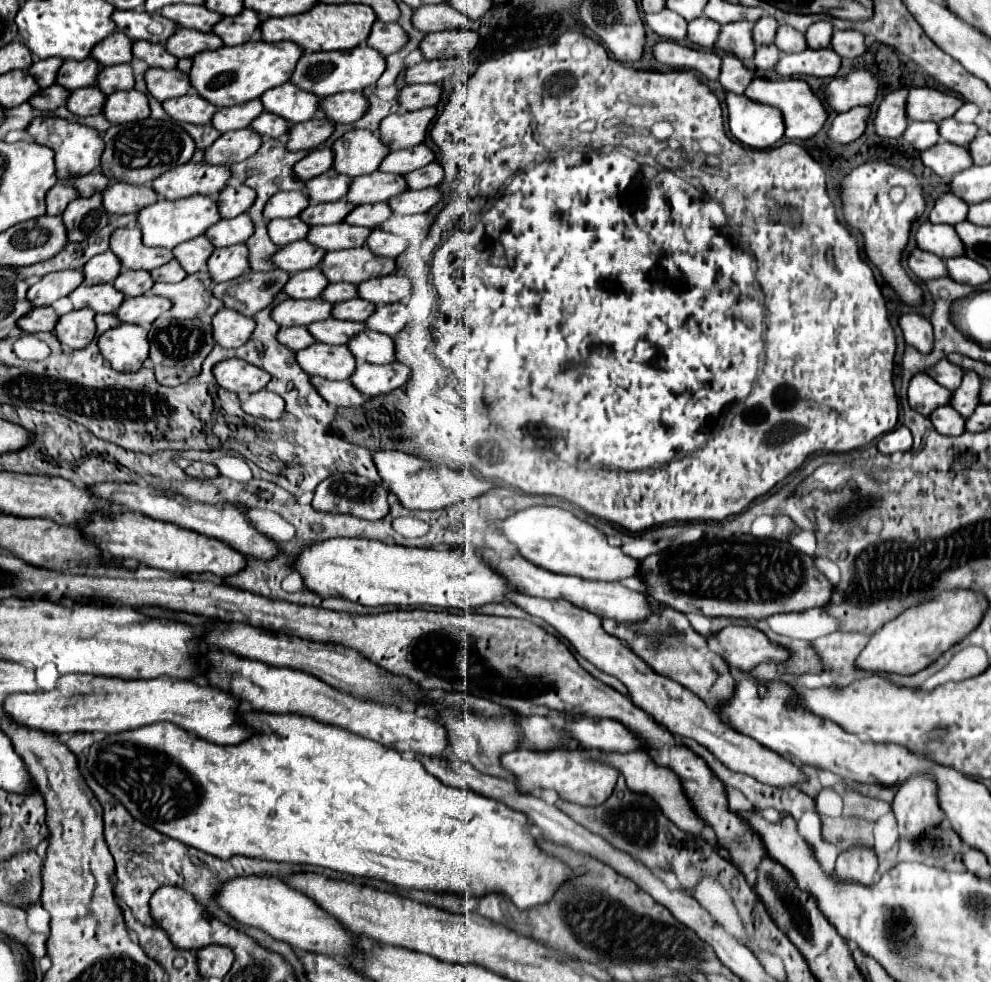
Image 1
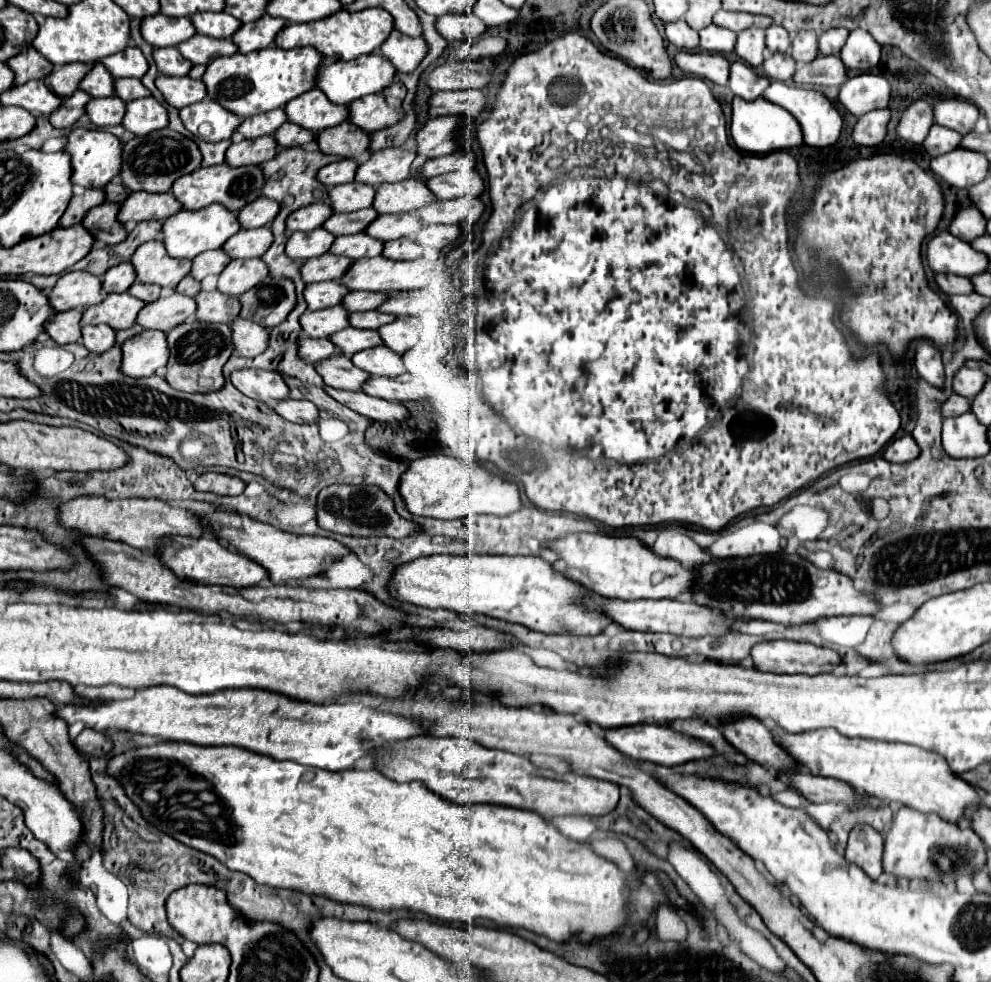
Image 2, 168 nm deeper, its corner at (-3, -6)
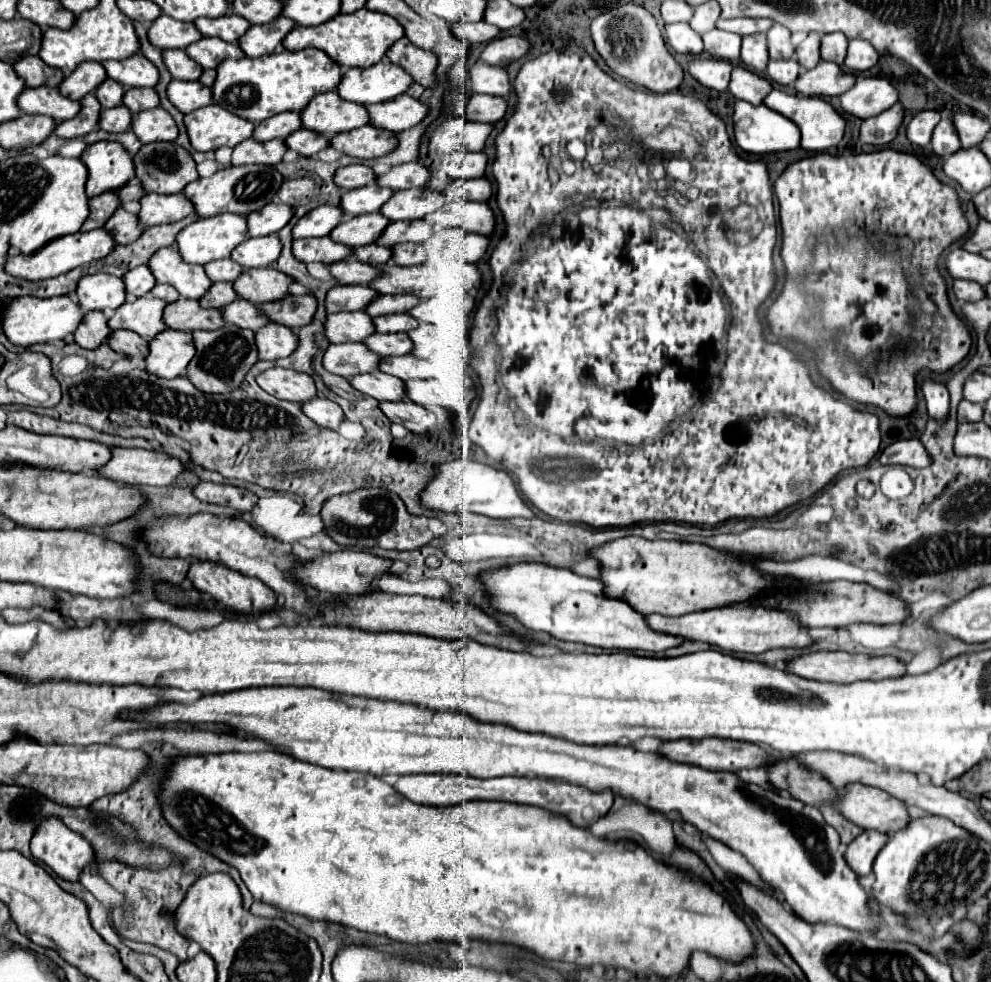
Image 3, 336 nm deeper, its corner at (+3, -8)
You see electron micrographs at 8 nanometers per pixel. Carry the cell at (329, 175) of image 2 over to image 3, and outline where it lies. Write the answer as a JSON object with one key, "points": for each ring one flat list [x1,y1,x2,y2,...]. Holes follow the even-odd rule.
{"points":[[352,164,352,166,340,168,334,176,334,182,342,186,344,190,354,190,354,188,362,188,366,184,376,182,376,172,370,166]]}

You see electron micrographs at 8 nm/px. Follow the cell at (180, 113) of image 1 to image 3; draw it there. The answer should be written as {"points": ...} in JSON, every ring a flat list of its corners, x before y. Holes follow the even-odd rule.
{"points":[[218,104,186,114,184,122,190,142,198,152,216,150,220,146,234,148,252,138,254,132,254,124,250,120,242,120]]}

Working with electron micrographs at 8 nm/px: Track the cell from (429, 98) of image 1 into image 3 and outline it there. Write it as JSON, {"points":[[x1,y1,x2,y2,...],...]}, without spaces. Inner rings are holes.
{"points":[[474,94,468,102,468,120,472,122,500,122,508,112,508,102,500,96,488,94]]}

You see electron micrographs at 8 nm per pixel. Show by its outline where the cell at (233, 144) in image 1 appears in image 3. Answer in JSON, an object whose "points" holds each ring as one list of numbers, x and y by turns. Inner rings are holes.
{"points":[[252,140,242,142,238,148,234,148,232,154,232,164,234,166,244,166,244,164,268,164,268,166,276,166,278,162,282,162,284,152,288,150,284,140,270,140,266,144]]}

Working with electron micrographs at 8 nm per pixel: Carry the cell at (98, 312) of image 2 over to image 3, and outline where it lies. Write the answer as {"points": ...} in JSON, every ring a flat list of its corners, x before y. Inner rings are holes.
{"points":[[144,296,136,302,126,302,124,308,118,308,116,314,110,318,110,324,114,324,116,330,134,330,144,340,152,340,156,334,168,330,166,322,162,320,166,306,168,302,160,298]]}

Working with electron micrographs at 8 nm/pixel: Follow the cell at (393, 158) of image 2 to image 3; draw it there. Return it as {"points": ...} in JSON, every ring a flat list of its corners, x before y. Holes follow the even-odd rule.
{"points":[[408,162,392,168,386,174,378,176,378,184,386,184,394,190,406,188,426,188,430,182,430,170,420,162]]}

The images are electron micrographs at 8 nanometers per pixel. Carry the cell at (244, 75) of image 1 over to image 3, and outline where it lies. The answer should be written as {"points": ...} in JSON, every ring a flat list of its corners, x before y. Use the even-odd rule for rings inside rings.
{"points":[[316,48,300,52,284,50,260,58,228,58,216,68,216,72,218,78,212,86,214,102,254,124,260,124,280,112,302,112,316,94,336,90,342,80,340,64]]}

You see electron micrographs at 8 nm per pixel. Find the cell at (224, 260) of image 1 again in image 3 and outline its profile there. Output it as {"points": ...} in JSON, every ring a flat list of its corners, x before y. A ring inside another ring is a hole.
{"points":[[252,268,246,270,246,276,240,276,234,282,234,290,240,298,250,300,254,304,274,302,290,296,290,286,296,280,276,268]]}

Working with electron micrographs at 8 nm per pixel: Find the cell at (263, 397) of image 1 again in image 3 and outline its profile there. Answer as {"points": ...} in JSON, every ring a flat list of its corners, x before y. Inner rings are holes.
{"points":[[314,398,314,400,306,402,304,412,306,412,306,416,312,416,318,426,332,428,332,430,336,430,344,420,342,408,328,398]]}

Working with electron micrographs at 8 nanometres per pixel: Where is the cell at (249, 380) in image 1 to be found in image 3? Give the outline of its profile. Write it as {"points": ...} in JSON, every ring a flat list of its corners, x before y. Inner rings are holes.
{"points":[[270,368,262,372,258,378,260,388,270,392,276,398,300,402,316,398,316,384,310,374,288,370,288,368]]}

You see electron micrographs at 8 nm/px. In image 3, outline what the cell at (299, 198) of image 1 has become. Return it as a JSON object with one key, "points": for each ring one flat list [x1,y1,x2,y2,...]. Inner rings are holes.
{"points":[[322,206,314,212,308,212,306,218,298,220,292,234,294,238,322,238,330,236,330,232,342,222,342,208,340,206]]}

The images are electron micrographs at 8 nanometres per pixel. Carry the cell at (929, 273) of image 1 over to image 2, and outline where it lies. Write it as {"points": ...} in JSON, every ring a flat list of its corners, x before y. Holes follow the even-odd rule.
{"points":[[936,274,934,282,938,284,938,288,944,294,970,294,972,290,972,282,968,282,968,278,964,276,956,276,956,274]]}

